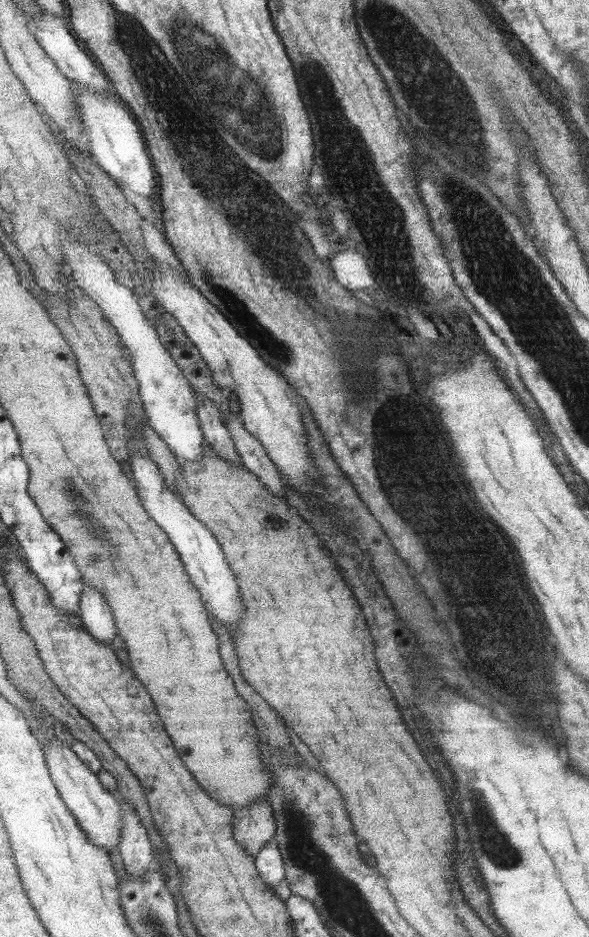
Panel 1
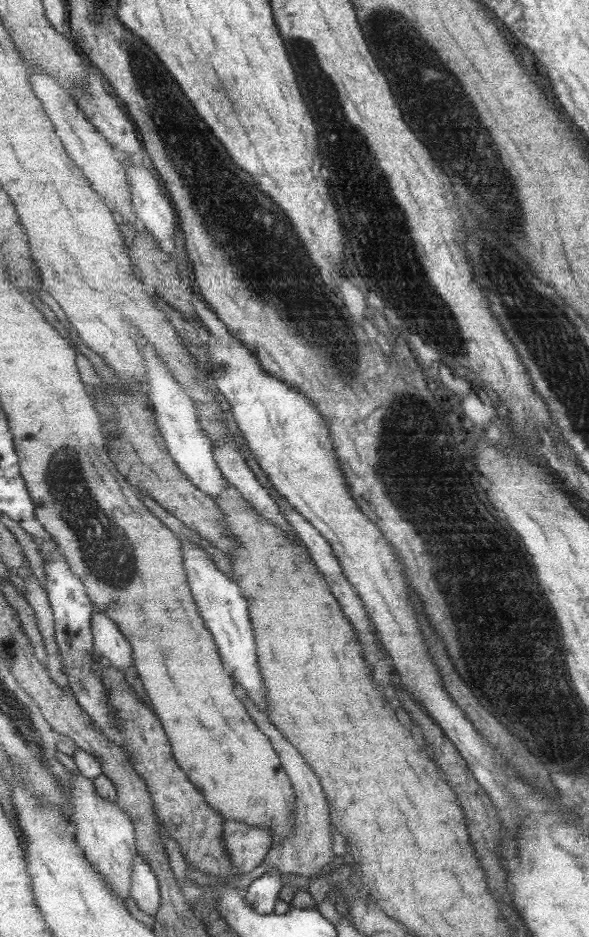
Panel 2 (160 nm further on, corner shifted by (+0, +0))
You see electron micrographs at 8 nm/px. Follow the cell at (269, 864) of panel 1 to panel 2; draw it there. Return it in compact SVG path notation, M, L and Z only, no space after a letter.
M272 868L261 878L255 879L244 892L246 900L255 909L255 912L273 914L277 898L280 898L281 872L278 868Z

